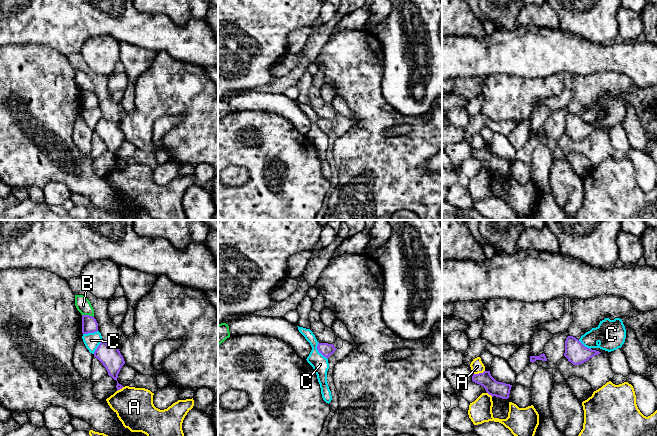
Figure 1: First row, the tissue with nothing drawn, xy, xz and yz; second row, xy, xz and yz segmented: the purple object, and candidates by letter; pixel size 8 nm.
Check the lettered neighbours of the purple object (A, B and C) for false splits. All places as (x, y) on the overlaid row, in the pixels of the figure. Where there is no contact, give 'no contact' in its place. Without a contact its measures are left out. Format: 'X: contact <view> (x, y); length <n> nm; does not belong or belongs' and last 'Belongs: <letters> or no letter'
A: contact yz (479, 373); length 90 nm; does not belong
B: contact xy (88, 315); length 100 nm; does not belong
C: contact xz (319, 351); length 160 nm; does not belong
Belongs: no letter

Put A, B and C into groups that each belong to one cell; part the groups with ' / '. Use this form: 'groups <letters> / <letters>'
groups A / B / C

